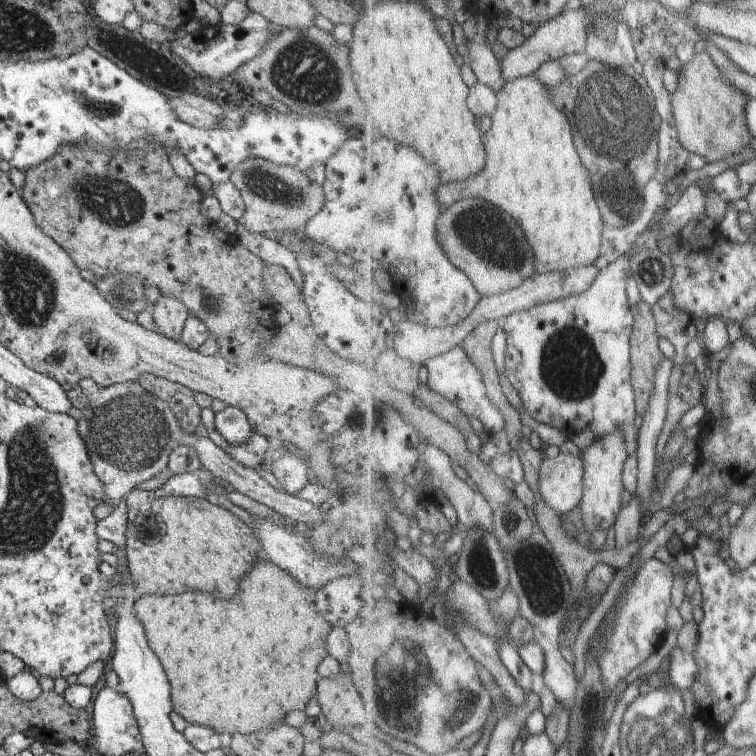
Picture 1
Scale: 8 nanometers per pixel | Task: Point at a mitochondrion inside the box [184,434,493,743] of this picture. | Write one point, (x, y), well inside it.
(405, 680)

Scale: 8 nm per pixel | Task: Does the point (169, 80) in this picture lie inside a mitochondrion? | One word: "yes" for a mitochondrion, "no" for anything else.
no

